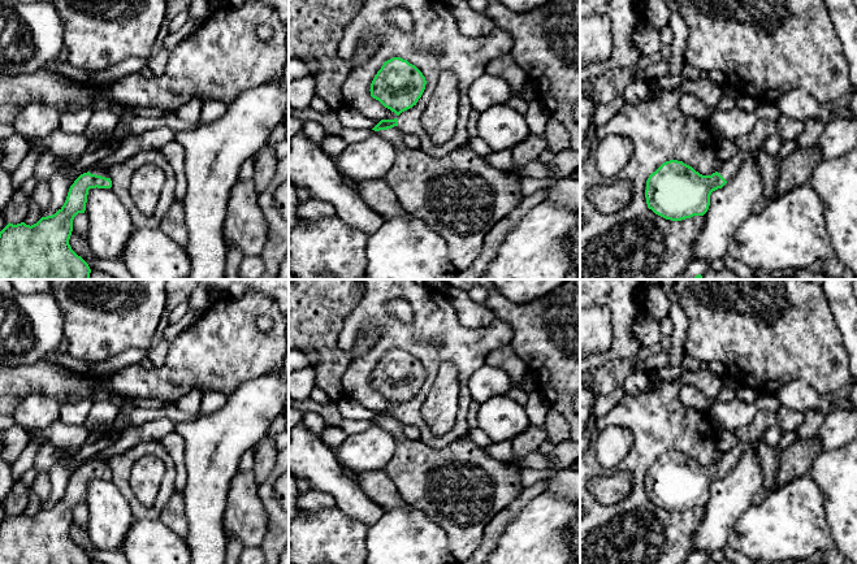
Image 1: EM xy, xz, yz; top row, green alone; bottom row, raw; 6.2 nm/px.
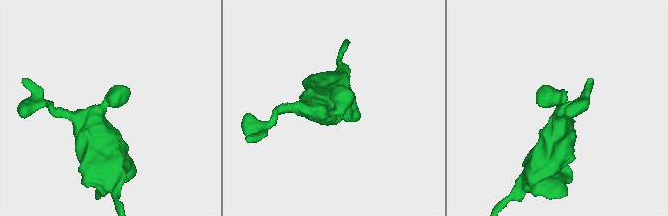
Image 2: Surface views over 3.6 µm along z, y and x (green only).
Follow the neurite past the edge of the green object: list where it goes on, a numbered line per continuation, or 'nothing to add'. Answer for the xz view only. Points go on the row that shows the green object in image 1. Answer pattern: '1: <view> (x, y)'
1: xz (461, 196)

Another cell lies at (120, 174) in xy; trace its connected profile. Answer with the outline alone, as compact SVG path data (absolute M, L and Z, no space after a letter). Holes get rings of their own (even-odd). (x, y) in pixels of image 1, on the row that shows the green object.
M160 149L137 153L120 164L107 168L112 181L111 190L118 196L130 213L135 229L159 229L163 217L174 203L177 185L176 173ZM153 164L164 172L164 185L156 208L151 216L142 213L130 196L130 181L133 174L143 165Z

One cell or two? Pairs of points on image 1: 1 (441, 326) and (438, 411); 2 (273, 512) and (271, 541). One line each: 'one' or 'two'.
1: two
2: one

